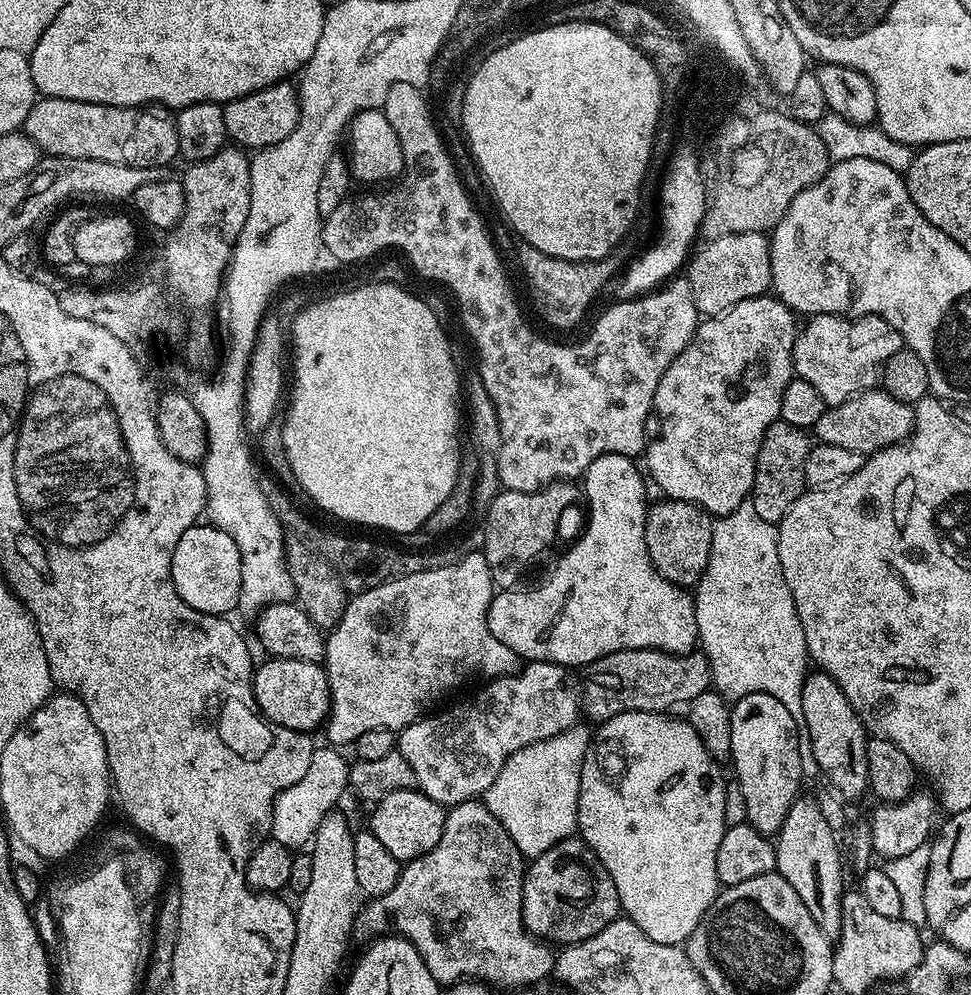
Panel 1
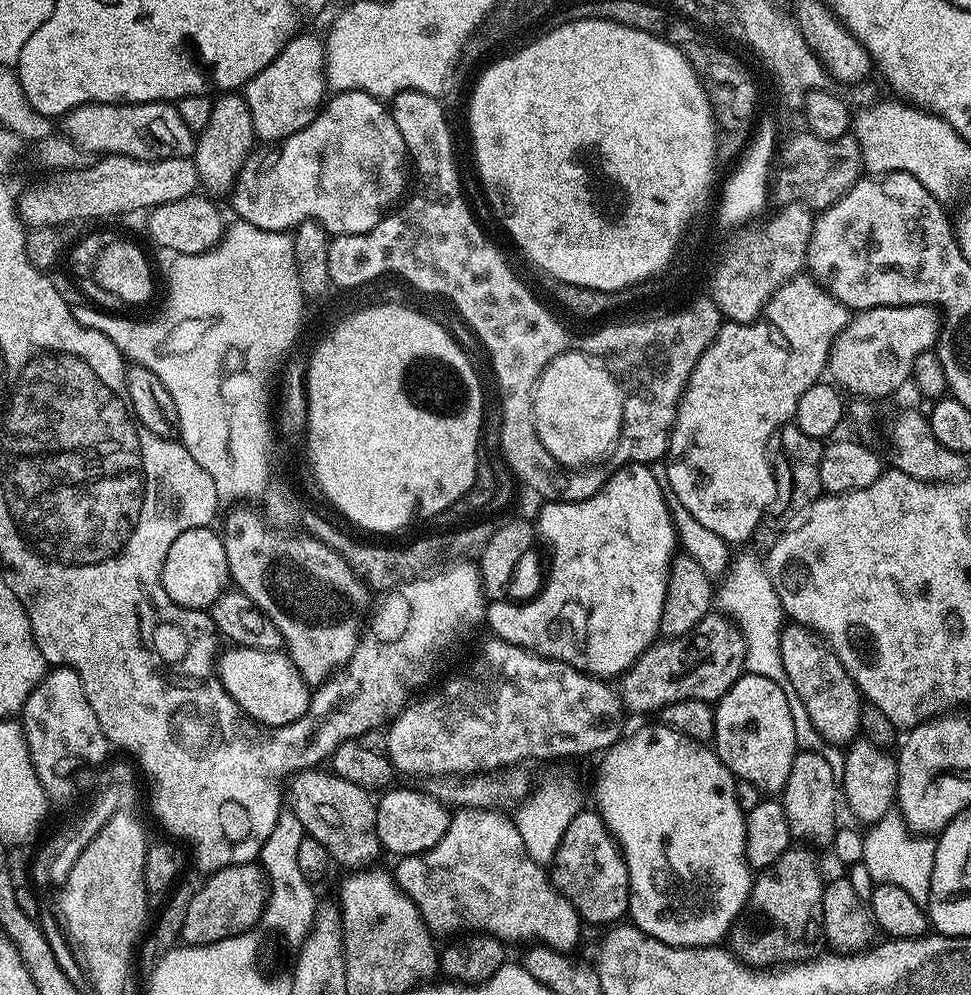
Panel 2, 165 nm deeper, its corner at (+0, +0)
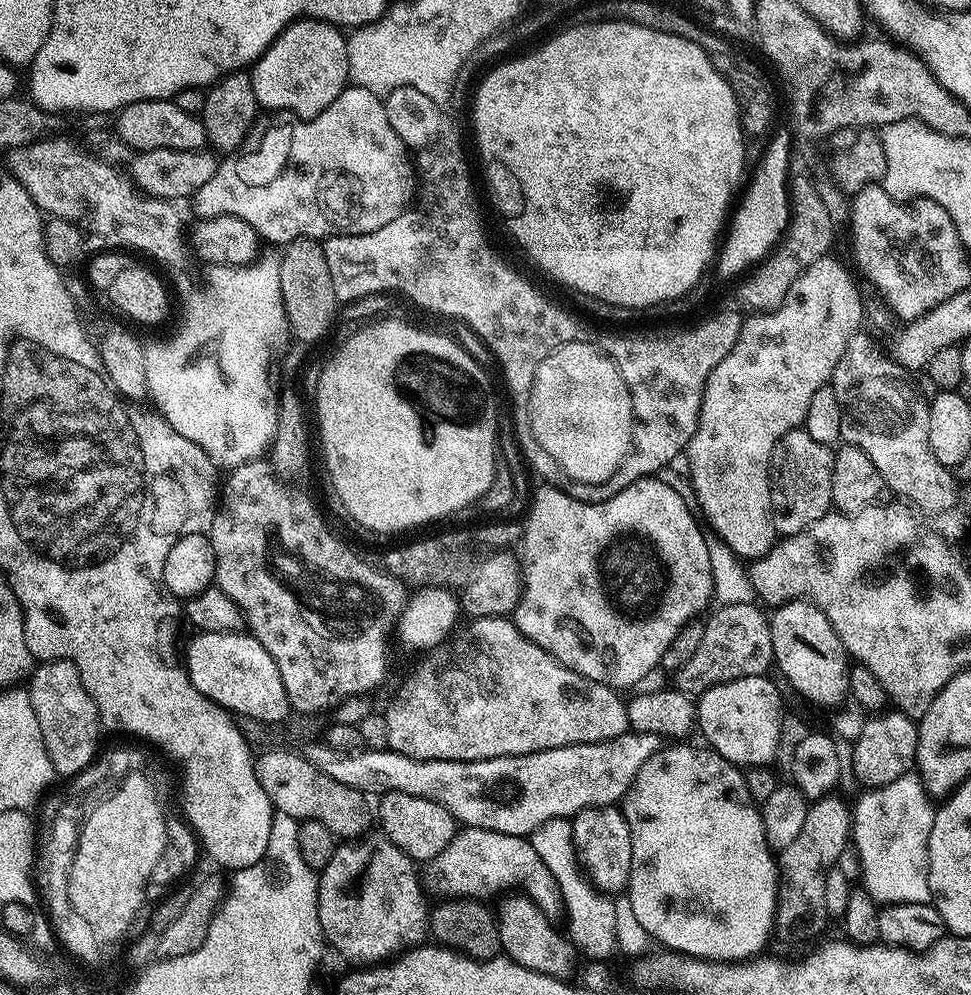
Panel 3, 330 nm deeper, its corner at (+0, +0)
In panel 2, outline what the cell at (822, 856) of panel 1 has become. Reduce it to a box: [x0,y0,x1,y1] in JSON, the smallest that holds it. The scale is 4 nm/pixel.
[782,751,838,845]

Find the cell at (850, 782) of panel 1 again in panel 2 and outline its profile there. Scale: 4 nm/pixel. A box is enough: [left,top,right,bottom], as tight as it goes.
[781,622,862,746]

